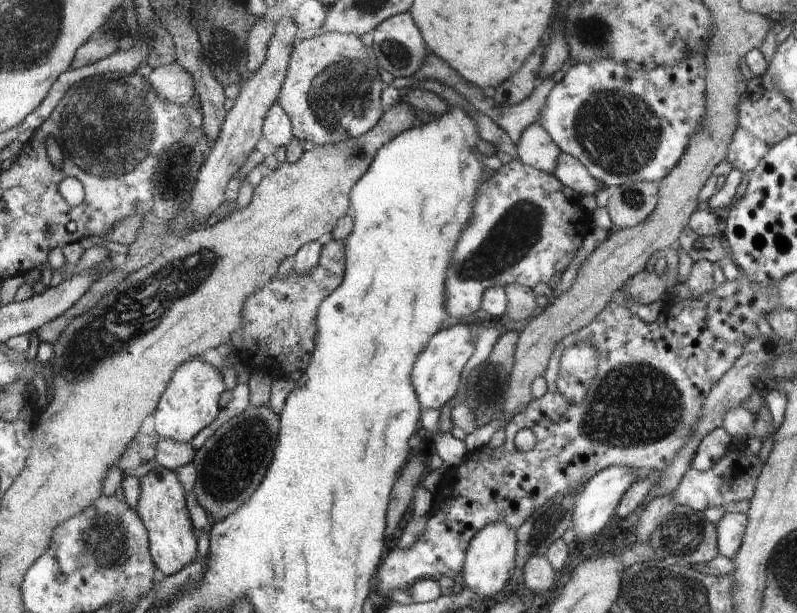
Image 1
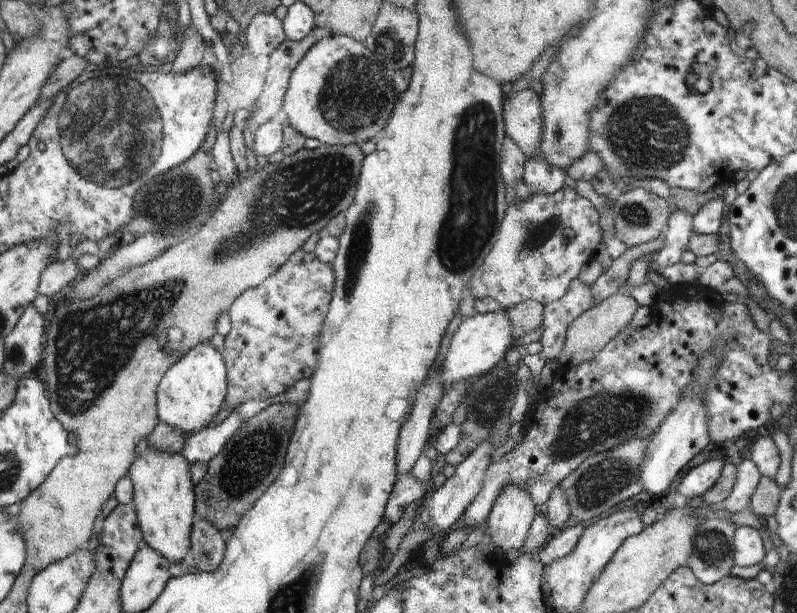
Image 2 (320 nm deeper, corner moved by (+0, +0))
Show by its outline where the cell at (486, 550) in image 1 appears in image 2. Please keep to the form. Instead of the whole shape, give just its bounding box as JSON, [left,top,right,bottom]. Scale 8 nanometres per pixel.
[485,483,538,550]

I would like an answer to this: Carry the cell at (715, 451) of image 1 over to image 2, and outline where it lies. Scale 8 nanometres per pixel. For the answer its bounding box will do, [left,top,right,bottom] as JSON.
[677,459,726,498]

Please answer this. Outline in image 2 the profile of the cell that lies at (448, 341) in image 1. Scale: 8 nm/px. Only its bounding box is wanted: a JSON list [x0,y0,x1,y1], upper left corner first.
[440,309,512,390]

